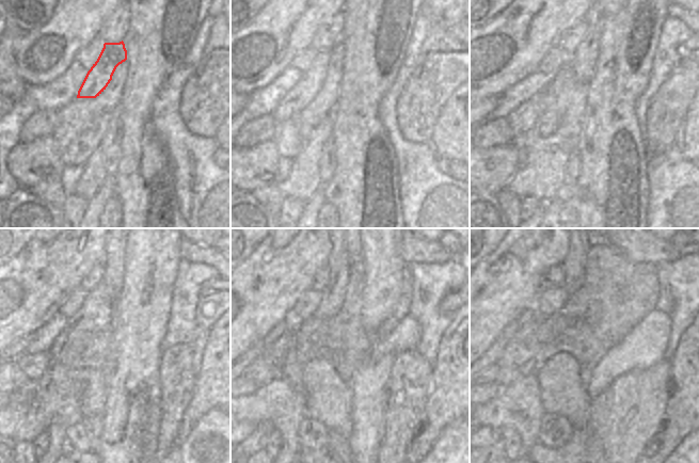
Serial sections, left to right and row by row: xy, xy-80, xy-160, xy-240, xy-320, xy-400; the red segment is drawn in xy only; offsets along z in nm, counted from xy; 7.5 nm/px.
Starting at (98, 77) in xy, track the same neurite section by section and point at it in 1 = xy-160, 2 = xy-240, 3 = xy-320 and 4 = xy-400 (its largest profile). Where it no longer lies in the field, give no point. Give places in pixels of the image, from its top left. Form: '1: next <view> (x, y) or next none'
1: next xy-160 (520, 121)
2: next xy-240 (33, 365)
3: next xy-320 (261, 370)
4: next xy-400 (491, 372)

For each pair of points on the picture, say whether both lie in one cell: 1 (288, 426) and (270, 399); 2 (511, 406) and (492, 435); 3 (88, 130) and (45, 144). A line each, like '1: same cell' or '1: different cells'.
1: same cell
2: different cells
3: different cells

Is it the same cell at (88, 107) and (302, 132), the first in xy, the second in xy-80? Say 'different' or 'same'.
same

